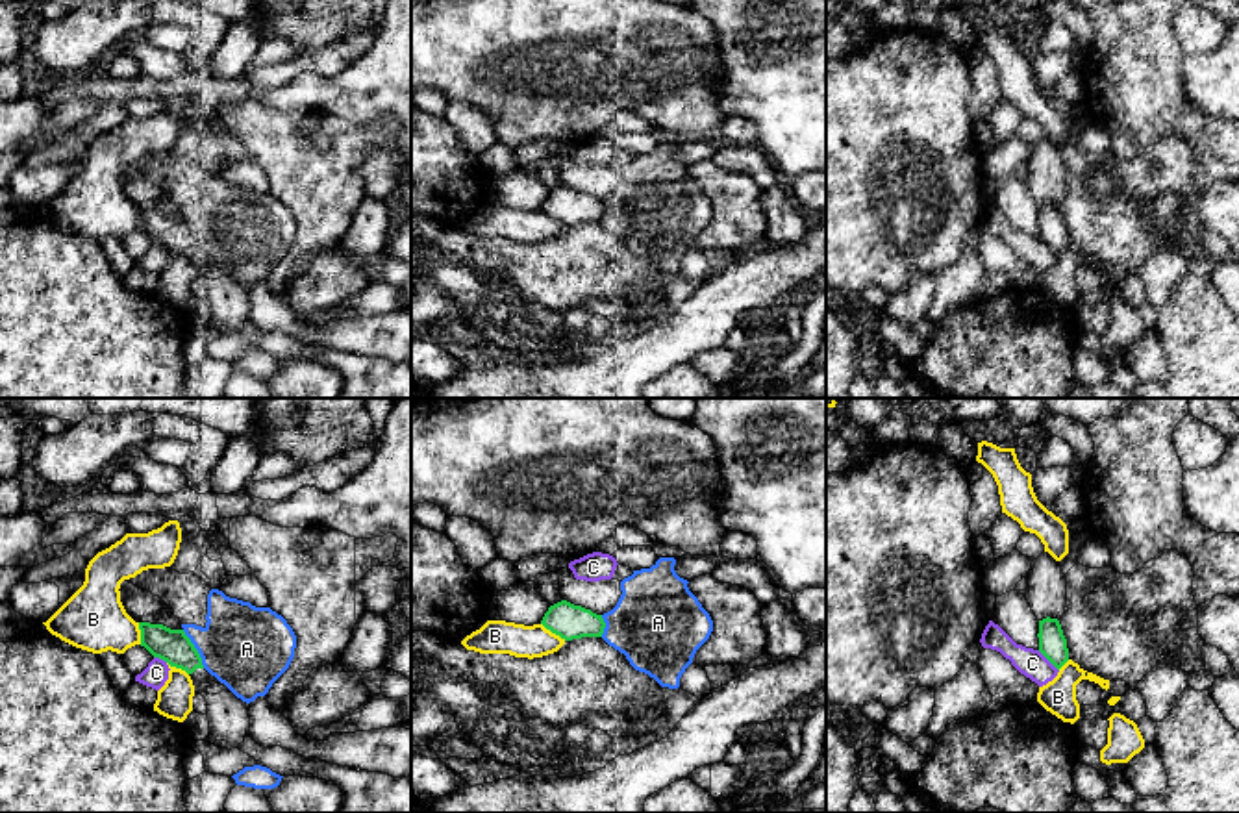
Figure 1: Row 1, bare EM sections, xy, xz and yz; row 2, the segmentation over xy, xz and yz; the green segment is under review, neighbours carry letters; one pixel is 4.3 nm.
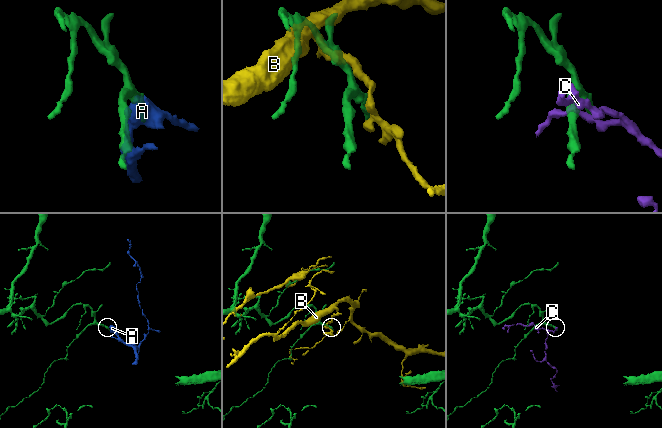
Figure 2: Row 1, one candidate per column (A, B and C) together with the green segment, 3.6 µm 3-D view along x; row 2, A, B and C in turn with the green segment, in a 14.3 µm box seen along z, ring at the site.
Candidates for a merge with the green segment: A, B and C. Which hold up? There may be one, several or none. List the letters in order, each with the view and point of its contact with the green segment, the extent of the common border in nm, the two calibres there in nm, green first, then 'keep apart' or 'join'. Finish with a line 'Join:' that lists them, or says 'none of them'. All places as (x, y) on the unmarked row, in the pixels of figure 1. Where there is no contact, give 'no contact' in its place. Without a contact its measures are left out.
A: xy (195, 234) | 190 nm | 150/360 nm | keep apart
B: xz (554, 217) | 130 nm | 150/140 nm | keep apart
C: yz (1049, 245) | 130 nm | 120/120 nm | keep apart
Join: none of them

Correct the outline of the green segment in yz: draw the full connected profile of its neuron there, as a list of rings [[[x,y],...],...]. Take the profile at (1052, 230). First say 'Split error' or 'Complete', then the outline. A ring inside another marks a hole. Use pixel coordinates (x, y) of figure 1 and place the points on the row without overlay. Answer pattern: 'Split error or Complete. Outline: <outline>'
Complete. Outline: [[[1058,204],[1039,206],[1039,237],[1059,256],[1069,246],[1067,224]]]

